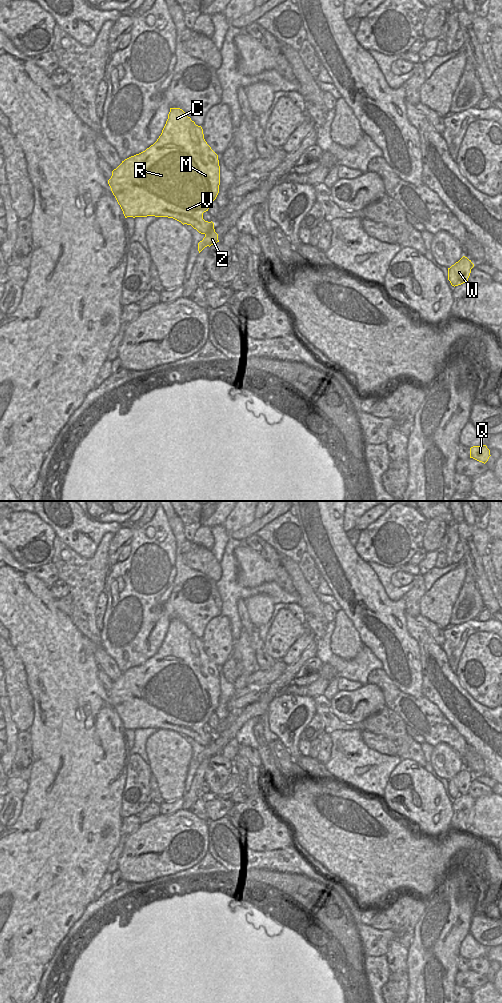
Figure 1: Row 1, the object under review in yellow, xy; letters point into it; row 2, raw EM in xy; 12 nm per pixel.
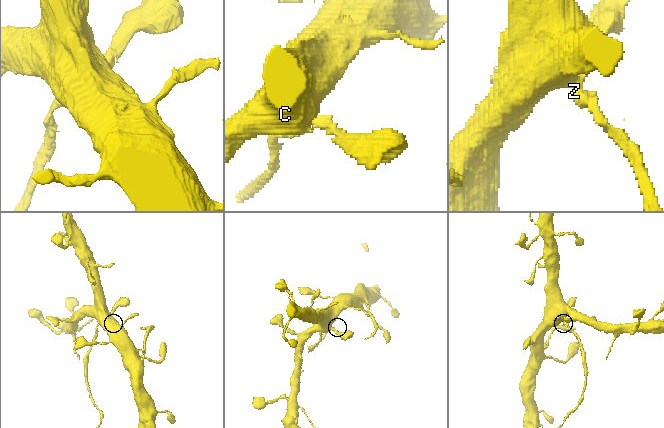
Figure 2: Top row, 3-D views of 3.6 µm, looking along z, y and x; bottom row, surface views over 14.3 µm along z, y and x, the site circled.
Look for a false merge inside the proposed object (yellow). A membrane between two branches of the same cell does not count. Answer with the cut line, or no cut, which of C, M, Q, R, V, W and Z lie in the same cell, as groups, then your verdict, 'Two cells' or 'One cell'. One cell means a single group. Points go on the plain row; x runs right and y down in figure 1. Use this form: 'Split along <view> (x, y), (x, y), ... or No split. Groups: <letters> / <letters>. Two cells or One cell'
Split along xy (213, 740), (205, 747). Groups: C M Q R V W / Z. Two cells

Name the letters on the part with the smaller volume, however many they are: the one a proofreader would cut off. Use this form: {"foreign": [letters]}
{"foreign": ["Z"]}

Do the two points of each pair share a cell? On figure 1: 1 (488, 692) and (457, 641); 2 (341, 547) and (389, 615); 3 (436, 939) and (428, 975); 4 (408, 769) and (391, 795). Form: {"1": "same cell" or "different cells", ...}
{"1": "different cells", "2": "same cell", "3": "same cell", "4": "same cell"}

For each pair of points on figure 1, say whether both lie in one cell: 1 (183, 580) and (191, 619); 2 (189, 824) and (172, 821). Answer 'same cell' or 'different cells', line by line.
1: same cell
2: same cell

